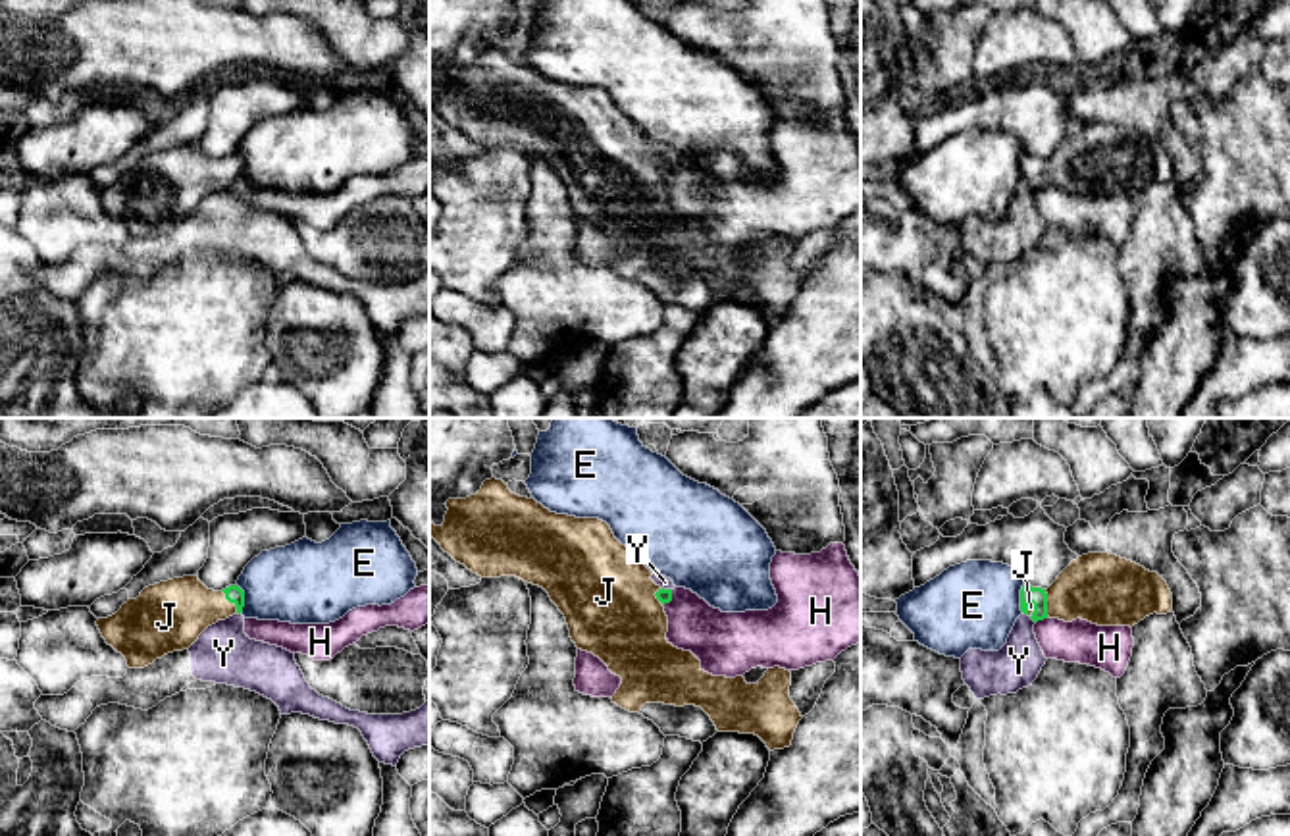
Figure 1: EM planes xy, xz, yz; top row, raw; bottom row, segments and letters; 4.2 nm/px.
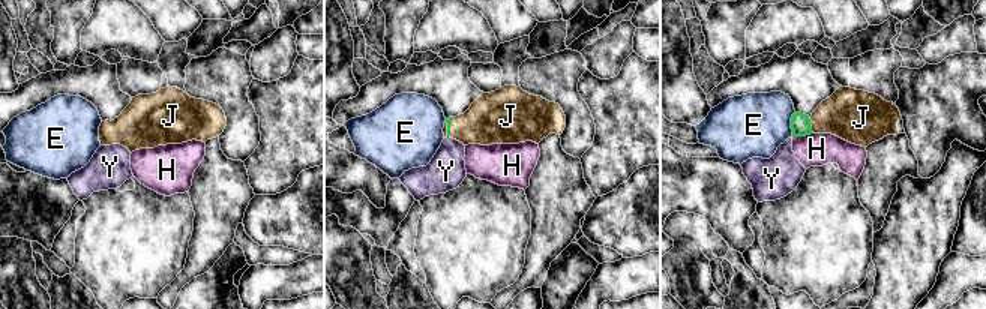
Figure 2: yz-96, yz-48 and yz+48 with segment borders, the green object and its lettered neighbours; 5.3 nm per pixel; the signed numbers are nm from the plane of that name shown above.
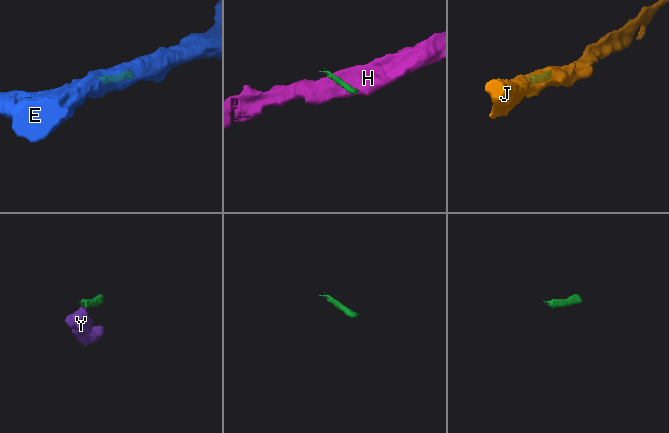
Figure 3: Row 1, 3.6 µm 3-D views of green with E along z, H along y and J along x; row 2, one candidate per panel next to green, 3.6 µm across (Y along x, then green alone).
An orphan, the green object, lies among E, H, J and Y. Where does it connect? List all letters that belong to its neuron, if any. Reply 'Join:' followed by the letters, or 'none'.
Join: J

